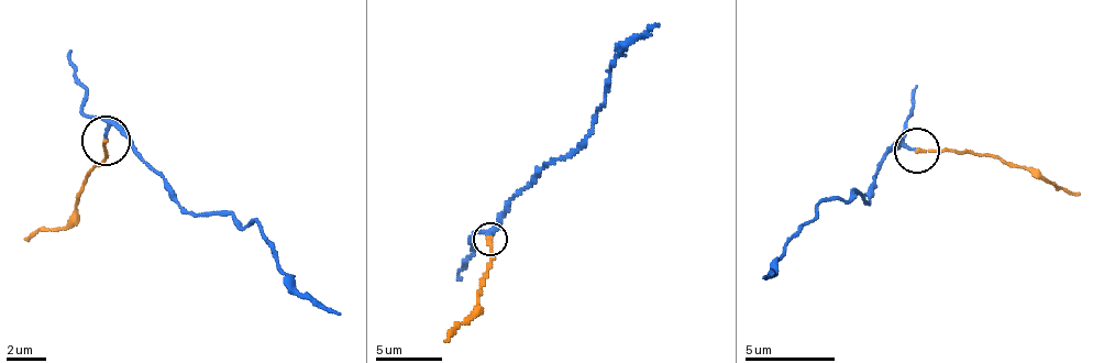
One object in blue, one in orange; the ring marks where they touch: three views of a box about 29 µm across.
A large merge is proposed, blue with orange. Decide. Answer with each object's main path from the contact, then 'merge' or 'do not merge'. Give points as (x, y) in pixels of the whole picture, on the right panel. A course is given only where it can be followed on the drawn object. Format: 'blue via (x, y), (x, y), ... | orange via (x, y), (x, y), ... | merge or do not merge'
blue via (916, 149), (903, 144), (886, 153), (869, 202), (858, 190), (829, 198), (764, 277) | orange via (916, 149), (973, 151), (1035, 168), (1051, 186), (1080, 195) | merge

